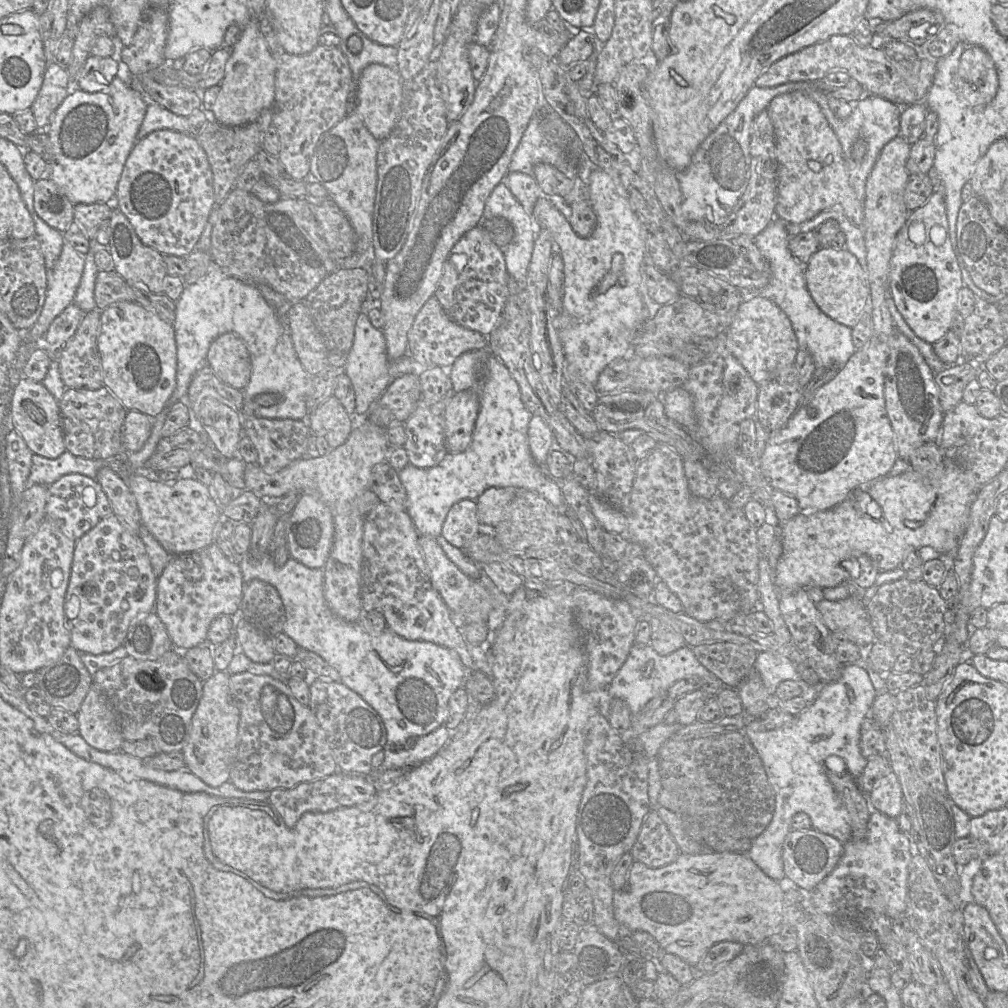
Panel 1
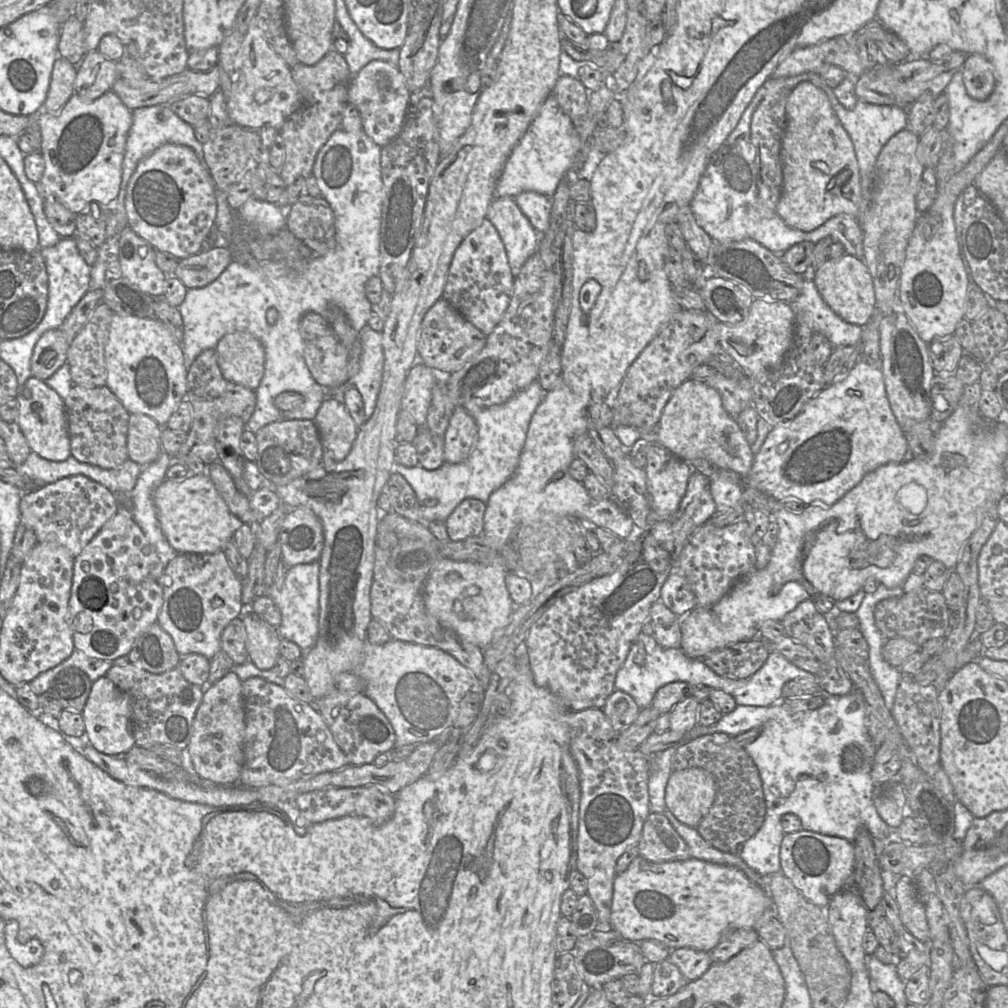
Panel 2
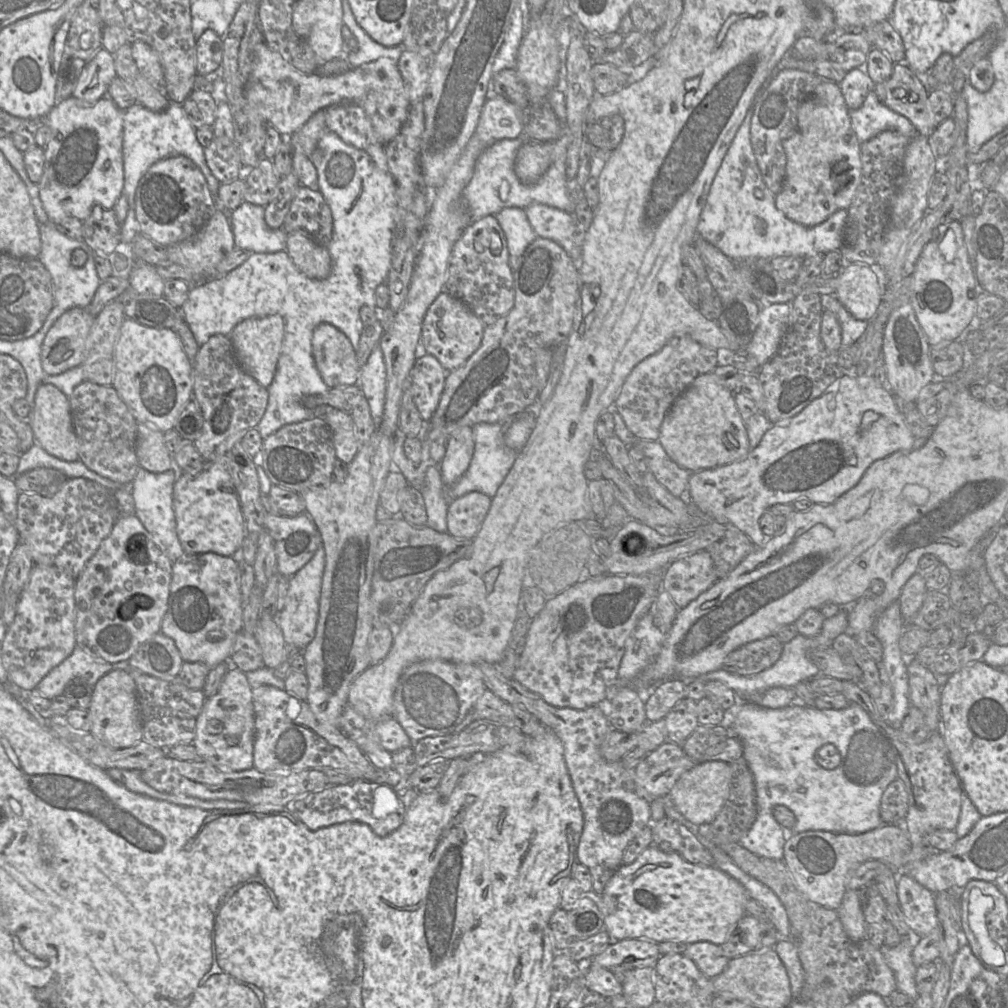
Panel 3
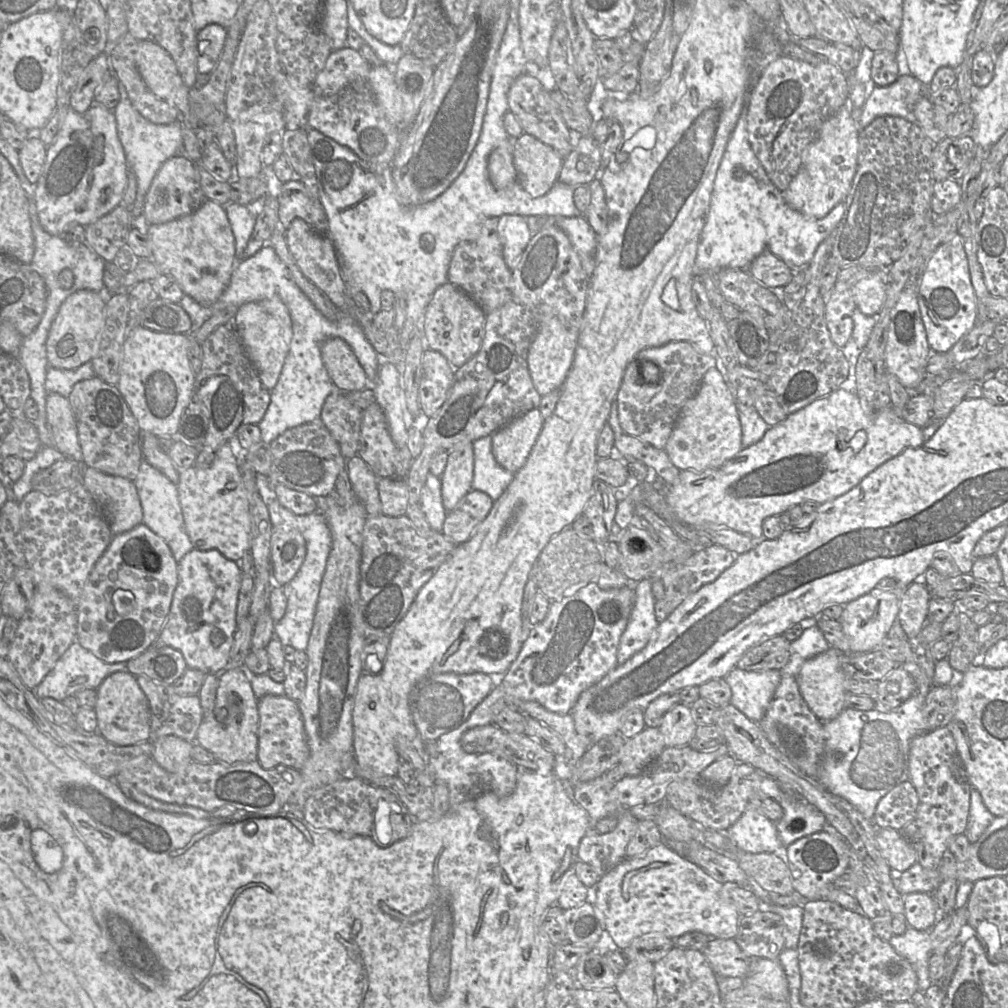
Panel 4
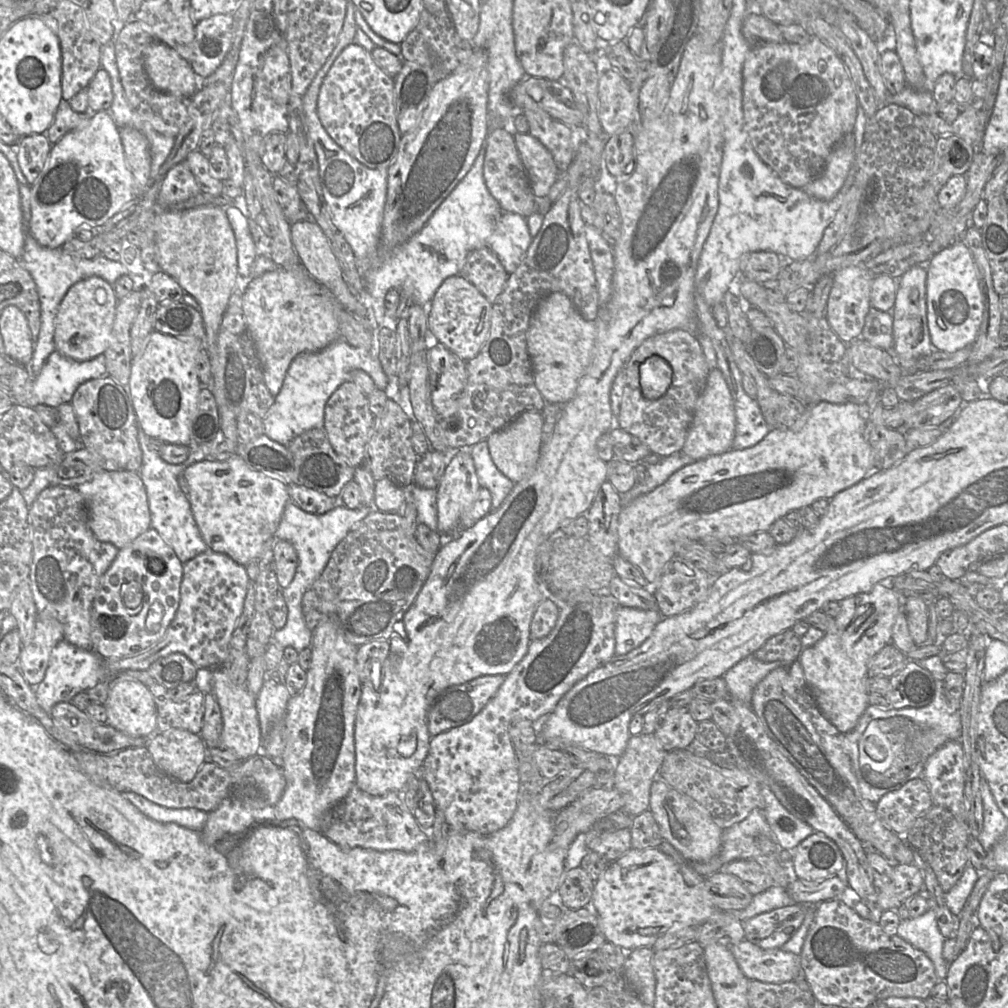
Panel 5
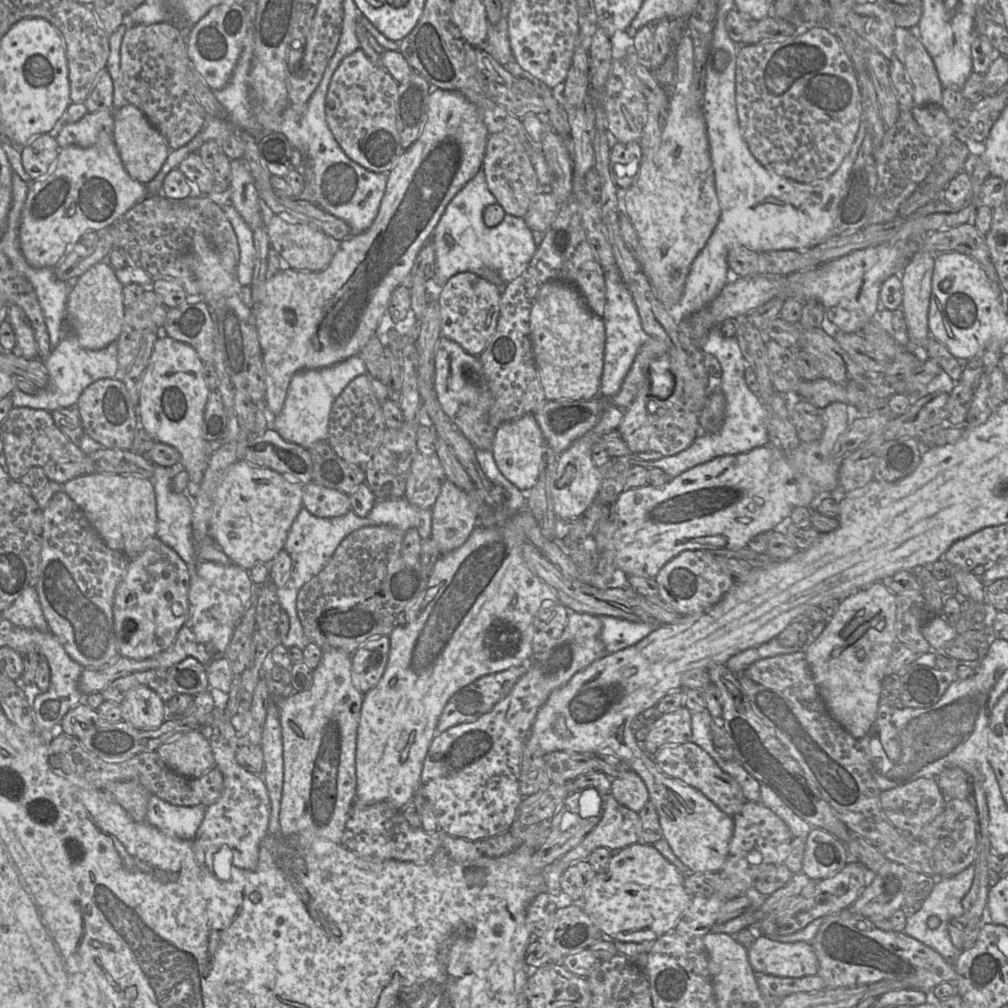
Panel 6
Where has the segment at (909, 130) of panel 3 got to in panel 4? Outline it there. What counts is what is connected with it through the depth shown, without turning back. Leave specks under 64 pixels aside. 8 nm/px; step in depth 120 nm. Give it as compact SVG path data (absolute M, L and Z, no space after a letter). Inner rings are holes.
M900 75L898 79L888 86L871 85L871 92L867 97L862 113L857 122L859 131L868 126L875 118L880 116L898 116L909 122L916 122L914 106L918 100L928 94L928 86L920 82L913 75Z

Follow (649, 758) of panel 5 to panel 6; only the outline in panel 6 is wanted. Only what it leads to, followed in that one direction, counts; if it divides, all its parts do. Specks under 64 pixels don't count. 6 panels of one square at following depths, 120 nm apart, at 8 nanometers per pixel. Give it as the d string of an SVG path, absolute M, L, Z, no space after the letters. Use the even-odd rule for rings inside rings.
M634 771L612 779L611 794L620 804L635 812L642 810L649 801L648 789Z

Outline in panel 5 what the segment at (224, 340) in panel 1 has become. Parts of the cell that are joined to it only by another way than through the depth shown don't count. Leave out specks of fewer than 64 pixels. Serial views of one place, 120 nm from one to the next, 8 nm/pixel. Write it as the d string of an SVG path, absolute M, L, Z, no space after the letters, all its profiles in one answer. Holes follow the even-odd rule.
M278 267L248 283L242 297L242 315L261 361L265 385L273 397L279 393L296 356L317 352L341 338L340 309L332 292L306 272Z

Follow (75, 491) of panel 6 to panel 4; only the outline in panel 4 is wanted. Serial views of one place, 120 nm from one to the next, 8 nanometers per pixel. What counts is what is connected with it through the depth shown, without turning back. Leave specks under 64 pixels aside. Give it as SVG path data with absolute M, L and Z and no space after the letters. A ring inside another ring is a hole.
M88 467L82 484L103 510L113 535L143 523L143 510L133 481Z

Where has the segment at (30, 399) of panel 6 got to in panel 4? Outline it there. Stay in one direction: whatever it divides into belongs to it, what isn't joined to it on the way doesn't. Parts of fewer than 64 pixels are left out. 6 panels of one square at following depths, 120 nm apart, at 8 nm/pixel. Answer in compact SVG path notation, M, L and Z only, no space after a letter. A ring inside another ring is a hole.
M91 361L75 369L60 369L49 366L46 371L45 390L47 393L55 392L67 398L77 382L94 376L95 372Z

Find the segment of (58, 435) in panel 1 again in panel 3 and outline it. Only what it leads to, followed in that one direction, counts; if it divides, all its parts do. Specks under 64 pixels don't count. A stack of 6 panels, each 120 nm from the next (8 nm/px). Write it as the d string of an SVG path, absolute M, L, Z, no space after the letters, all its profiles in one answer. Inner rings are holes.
M42 382L37 388L34 406L33 408L31 407L29 424L35 442L49 454L65 461L76 461L79 459L78 440L72 424L69 399L53 384Z

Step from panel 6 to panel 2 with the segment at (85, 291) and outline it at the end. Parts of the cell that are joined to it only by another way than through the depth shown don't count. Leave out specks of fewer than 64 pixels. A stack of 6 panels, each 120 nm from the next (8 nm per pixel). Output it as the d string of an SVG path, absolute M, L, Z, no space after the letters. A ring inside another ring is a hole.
M60 328L42 334L31 358L32 376L41 380L51 377L66 361L70 342Z

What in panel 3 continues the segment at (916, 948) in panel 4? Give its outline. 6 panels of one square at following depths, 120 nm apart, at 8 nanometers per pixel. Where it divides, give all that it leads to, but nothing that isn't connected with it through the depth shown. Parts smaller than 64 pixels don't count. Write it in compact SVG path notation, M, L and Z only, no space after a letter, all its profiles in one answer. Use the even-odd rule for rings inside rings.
M909 929L905 936L901 936L899 945L895 947L882 945L880 947L885 962L894 973L897 990L914 1000L919 996L919 993L916 989L915 974L917 967L912 960L912 951L920 938Z

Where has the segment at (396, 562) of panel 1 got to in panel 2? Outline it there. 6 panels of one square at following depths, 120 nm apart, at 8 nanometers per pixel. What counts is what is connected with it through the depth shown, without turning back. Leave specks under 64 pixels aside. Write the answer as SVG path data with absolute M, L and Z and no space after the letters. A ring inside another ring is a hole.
M380 515L374 548L373 580L370 589L372 617L384 625L392 639L438 648L453 656L469 669L480 684L486 685L489 681L490 673L484 663L484 649L461 640L452 631L442 627L427 612L424 602L425 582L406 581L389 566L391 551L398 540L397 535L390 526L382 521Z

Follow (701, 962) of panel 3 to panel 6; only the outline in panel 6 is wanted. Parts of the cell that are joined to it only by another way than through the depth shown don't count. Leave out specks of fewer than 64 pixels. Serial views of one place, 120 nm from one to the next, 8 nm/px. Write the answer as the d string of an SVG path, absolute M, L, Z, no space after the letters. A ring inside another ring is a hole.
M763 934L748 948L748 960L756 974L799 978L817 975L819 970L811 943L783 943Z

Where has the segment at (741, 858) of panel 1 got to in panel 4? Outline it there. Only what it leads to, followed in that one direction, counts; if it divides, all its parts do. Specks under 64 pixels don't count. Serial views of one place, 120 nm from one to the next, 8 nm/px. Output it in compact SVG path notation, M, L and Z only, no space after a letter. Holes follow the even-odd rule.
M664 842L649 848L642 855L625 858L602 876L596 884L594 907L603 930L610 934L620 950L644 935L677 938L687 932L698 931L711 938L734 939L741 917L727 891L727 884L717 881L698 865L679 856Z

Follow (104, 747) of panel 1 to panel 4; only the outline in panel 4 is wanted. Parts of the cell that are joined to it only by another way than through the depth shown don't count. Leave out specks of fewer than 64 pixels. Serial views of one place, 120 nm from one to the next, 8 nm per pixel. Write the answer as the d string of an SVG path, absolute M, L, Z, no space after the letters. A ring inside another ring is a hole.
M117 671L107 676L97 688L94 706L97 733L118 746L135 745L150 739L150 707L136 677L128 671Z

